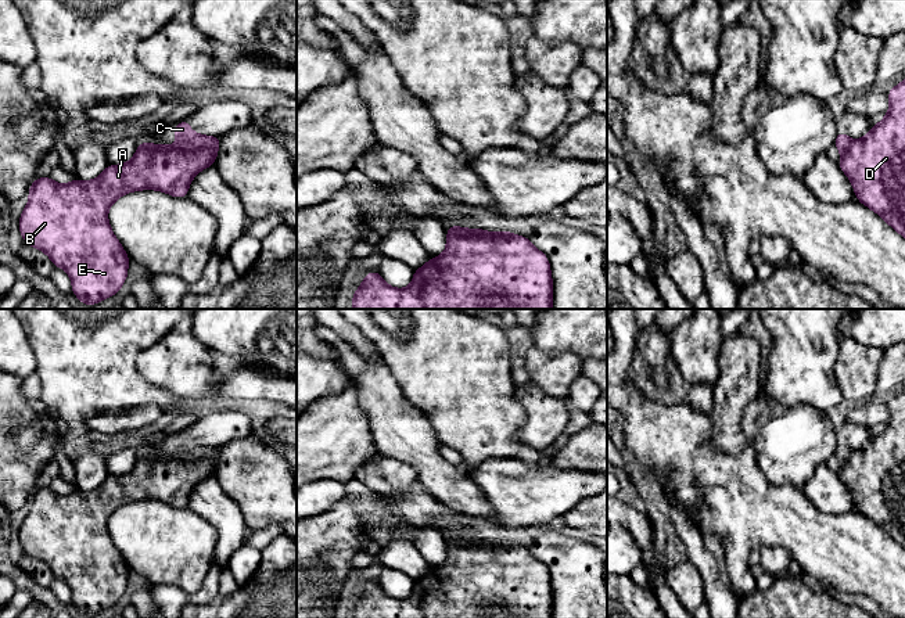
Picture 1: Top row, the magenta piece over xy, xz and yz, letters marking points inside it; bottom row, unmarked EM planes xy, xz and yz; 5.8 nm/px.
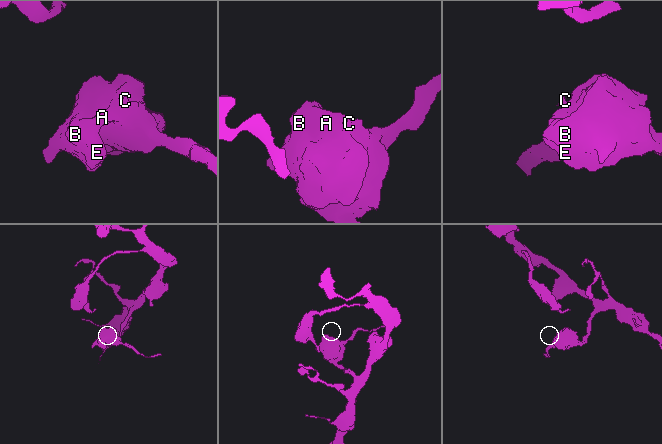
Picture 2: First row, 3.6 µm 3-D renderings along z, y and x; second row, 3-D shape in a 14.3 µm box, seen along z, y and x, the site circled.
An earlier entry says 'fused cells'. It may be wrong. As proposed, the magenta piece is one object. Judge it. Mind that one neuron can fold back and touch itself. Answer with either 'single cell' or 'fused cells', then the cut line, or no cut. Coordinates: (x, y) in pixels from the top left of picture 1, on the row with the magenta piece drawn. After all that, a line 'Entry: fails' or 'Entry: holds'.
fused cells | xy (176, 144), (214, 147), (216, 150)
Entry: holds

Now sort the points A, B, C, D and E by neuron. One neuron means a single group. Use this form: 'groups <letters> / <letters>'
groups A B D E / C

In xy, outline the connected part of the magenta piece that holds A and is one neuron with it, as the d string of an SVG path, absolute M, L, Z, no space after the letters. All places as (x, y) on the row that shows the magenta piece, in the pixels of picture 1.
M140 141L128 164L108 165L97 179L75 179L68 184L58 184L49 176L39 177L29 187L29 201L18 220L19 231L28 245L49 255L54 267L67 270L72 280L72 292L82 303L93 306L115 295L128 277L129 256L108 223L109 206L119 197L136 190L161 190L184 198L193 177L215 165L216 157L218 150L211 147L170 147Z

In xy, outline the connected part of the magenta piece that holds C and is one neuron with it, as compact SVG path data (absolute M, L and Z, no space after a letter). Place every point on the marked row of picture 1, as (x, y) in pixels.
M187 119L176 123L175 129L176 145L191 147L191 148L219 148L220 137L195 134L193 129L188 127Z

